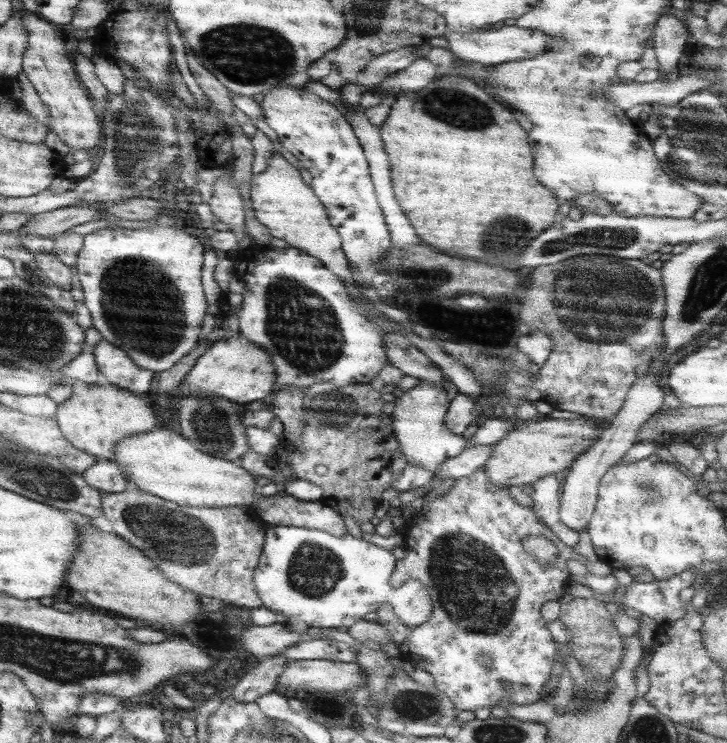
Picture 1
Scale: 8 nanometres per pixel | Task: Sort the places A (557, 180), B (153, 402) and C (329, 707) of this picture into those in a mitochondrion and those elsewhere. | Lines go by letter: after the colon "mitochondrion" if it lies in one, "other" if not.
A: other
B: other
C: other

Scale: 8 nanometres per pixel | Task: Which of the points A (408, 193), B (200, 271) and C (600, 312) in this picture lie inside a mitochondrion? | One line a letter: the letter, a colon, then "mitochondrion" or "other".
A: other
B: other
C: mitochondrion

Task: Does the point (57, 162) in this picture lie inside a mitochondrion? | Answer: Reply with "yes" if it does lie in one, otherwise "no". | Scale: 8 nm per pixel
no

